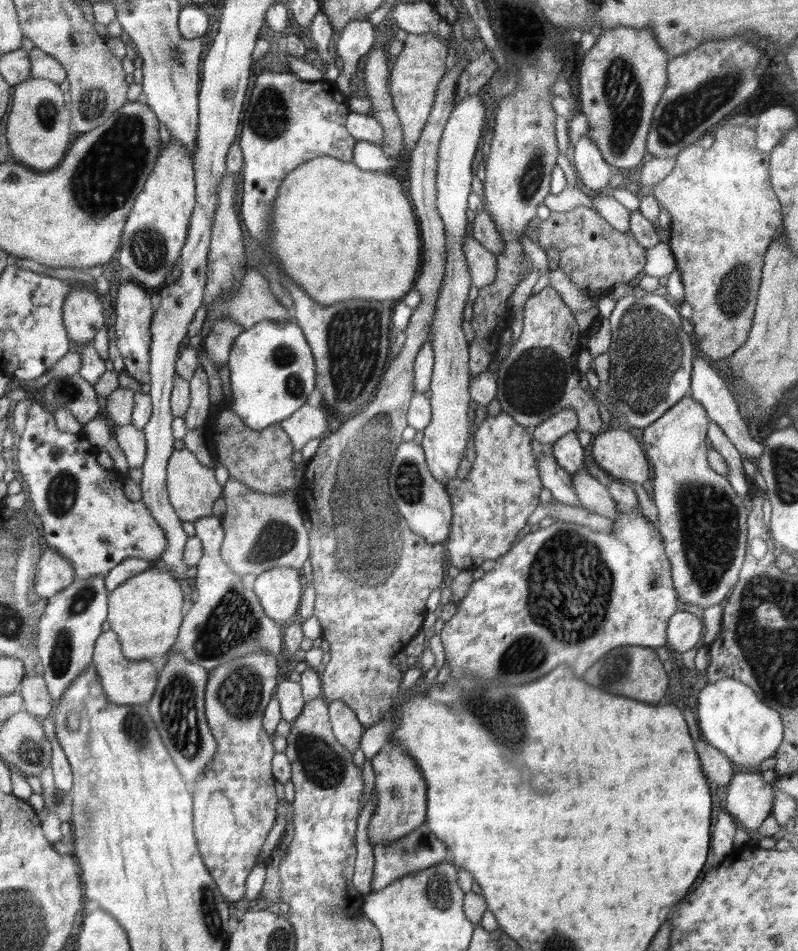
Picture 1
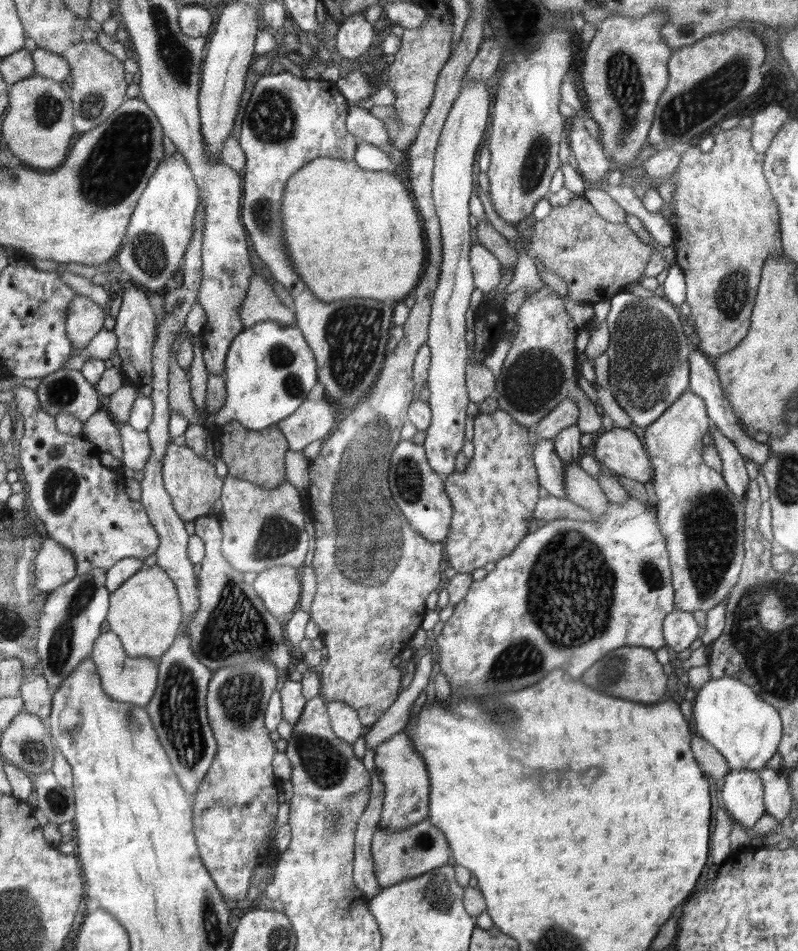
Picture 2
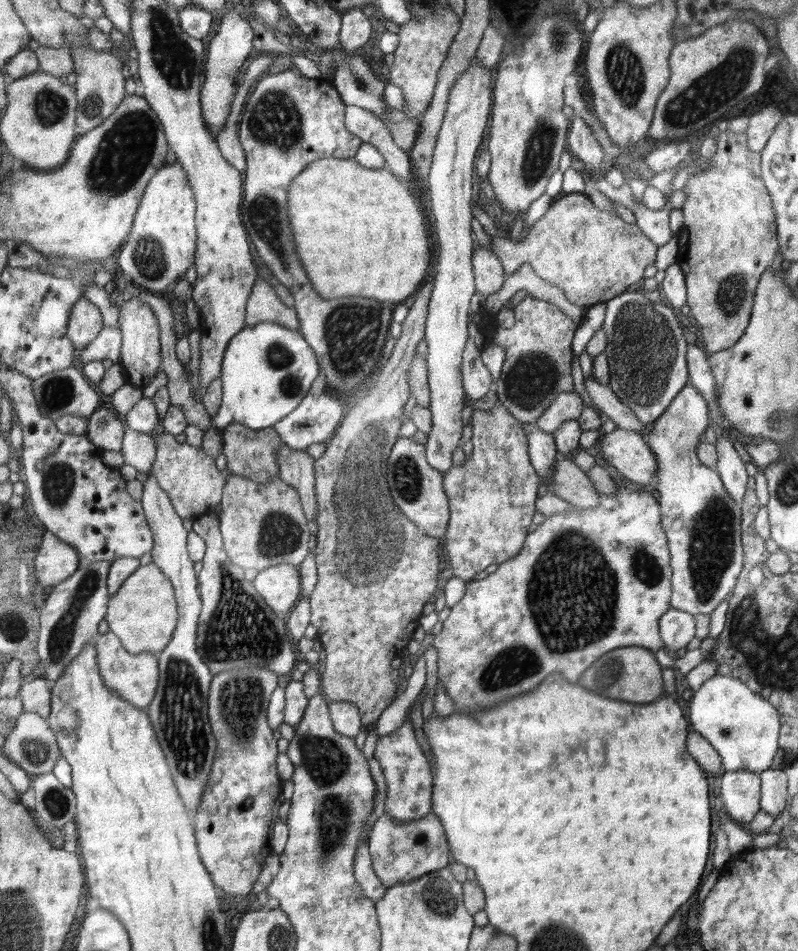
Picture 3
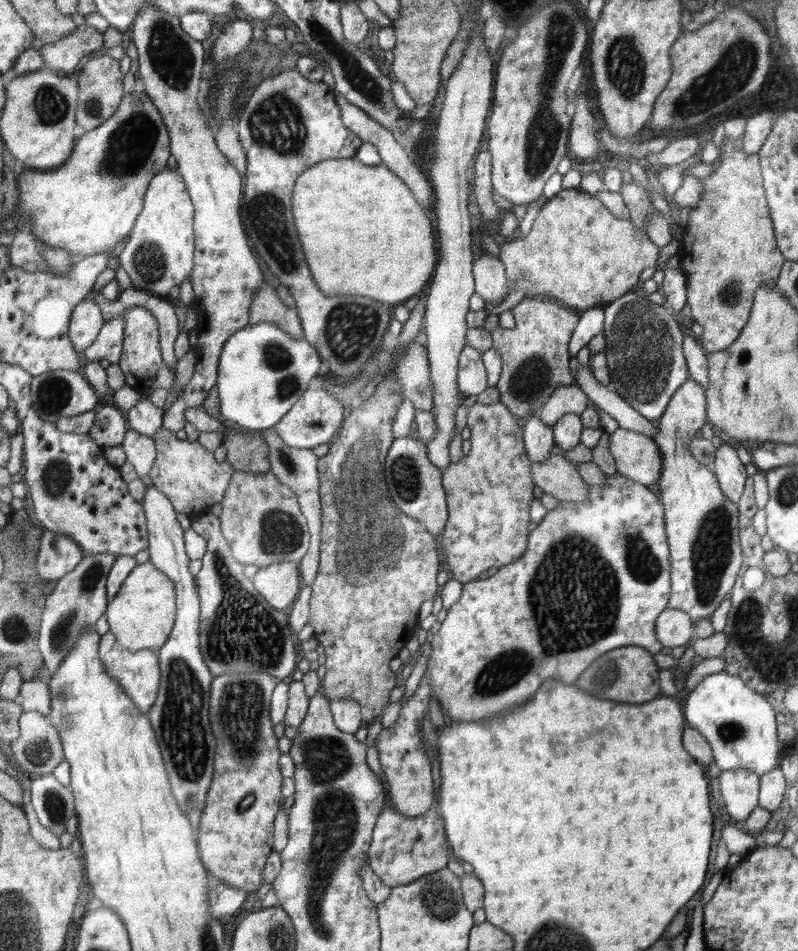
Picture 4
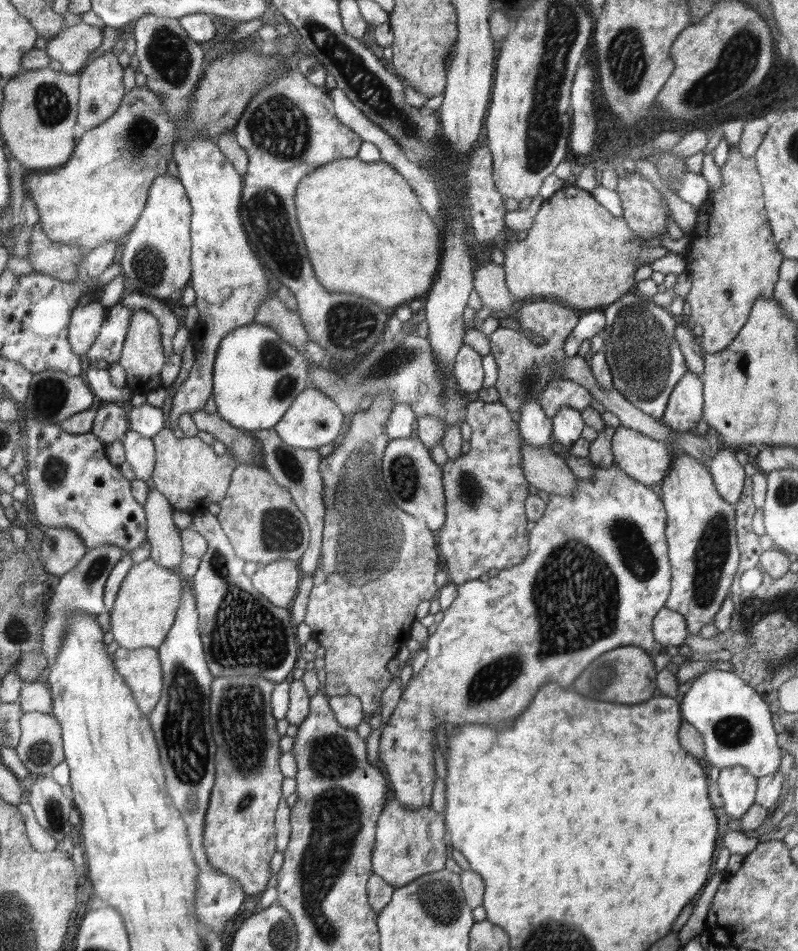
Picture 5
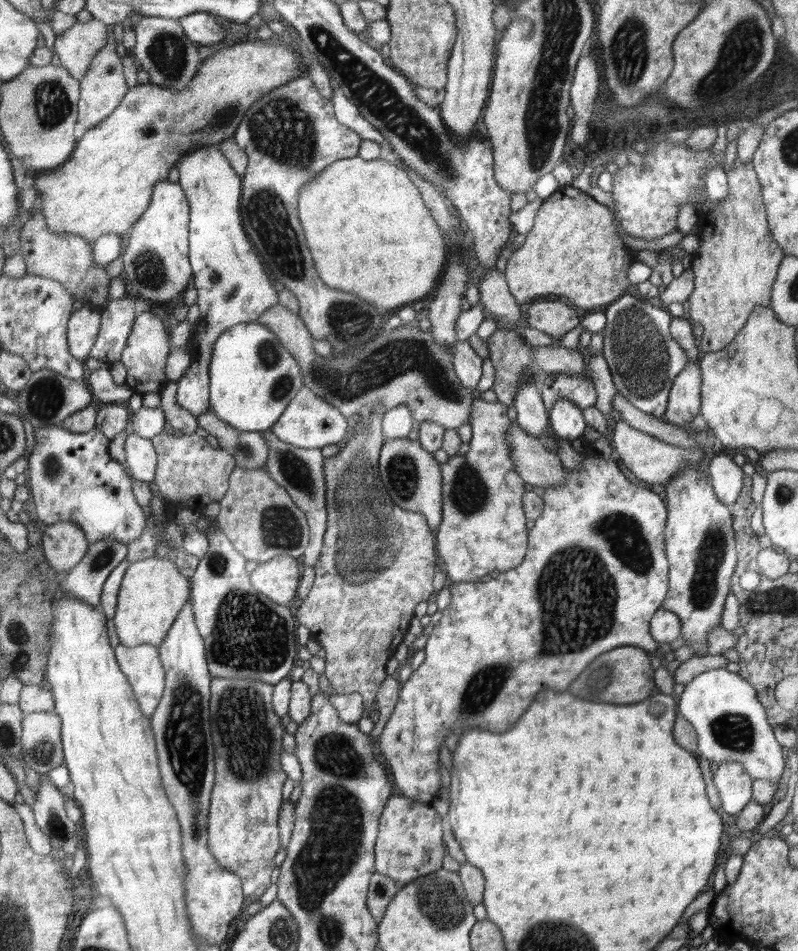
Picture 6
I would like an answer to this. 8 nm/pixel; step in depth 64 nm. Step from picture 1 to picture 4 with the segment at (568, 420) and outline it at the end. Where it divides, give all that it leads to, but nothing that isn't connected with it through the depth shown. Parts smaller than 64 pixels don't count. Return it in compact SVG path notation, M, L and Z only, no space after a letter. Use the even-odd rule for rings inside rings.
M573 382L570 385L554 387L550 397L538 408L538 415L546 425L554 426L562 415L566 413L581 415L590 405L588 395Z

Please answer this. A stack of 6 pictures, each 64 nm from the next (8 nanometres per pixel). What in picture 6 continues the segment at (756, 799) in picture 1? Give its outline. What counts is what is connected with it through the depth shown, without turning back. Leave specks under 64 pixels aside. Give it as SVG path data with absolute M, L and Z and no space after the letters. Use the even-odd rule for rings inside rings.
M734 761L722 762L716 768L714 786L722 799L722 809L729 815L738 815L752 799L753 779L744 767Z

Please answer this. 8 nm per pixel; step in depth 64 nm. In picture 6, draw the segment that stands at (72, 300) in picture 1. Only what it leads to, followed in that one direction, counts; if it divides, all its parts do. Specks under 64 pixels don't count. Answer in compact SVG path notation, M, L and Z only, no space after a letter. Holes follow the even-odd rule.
M84 305L74 312L67 323L67 342L74 358L80 361L89 358L90 350L96 343L101 326L102 308Z

